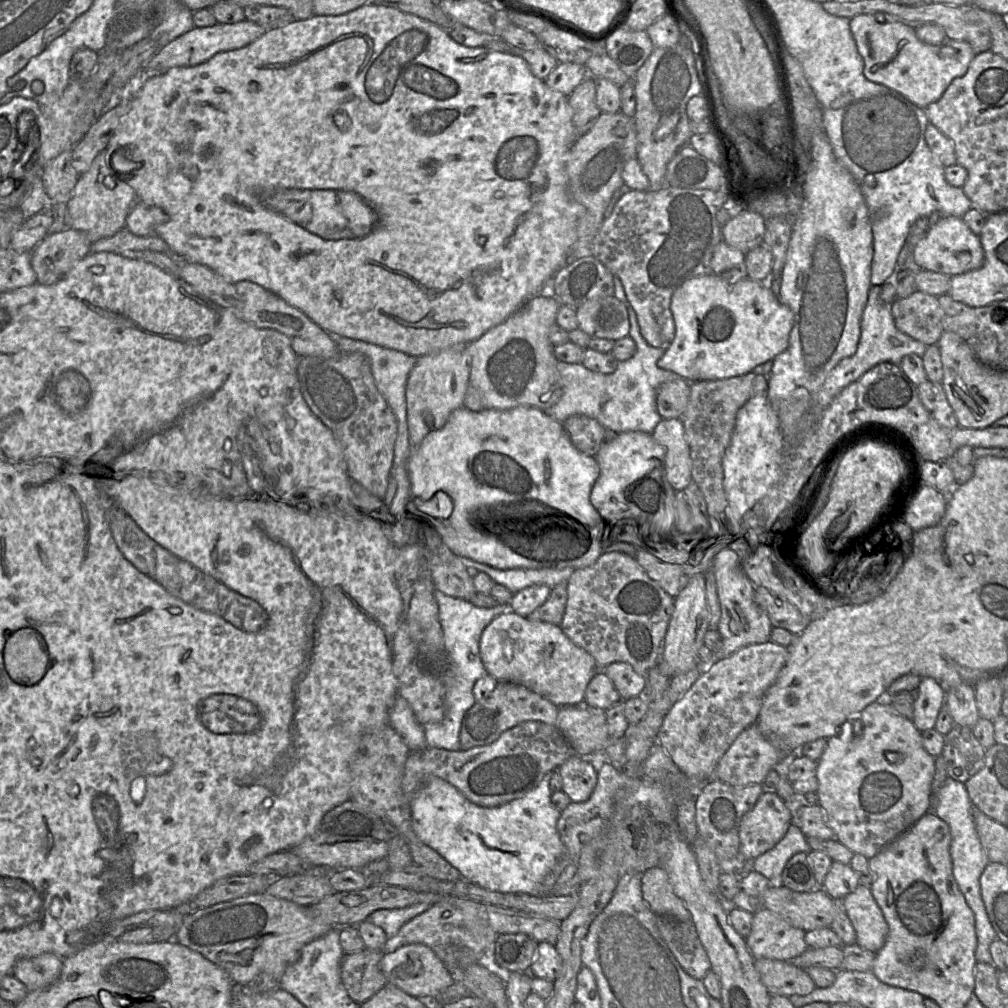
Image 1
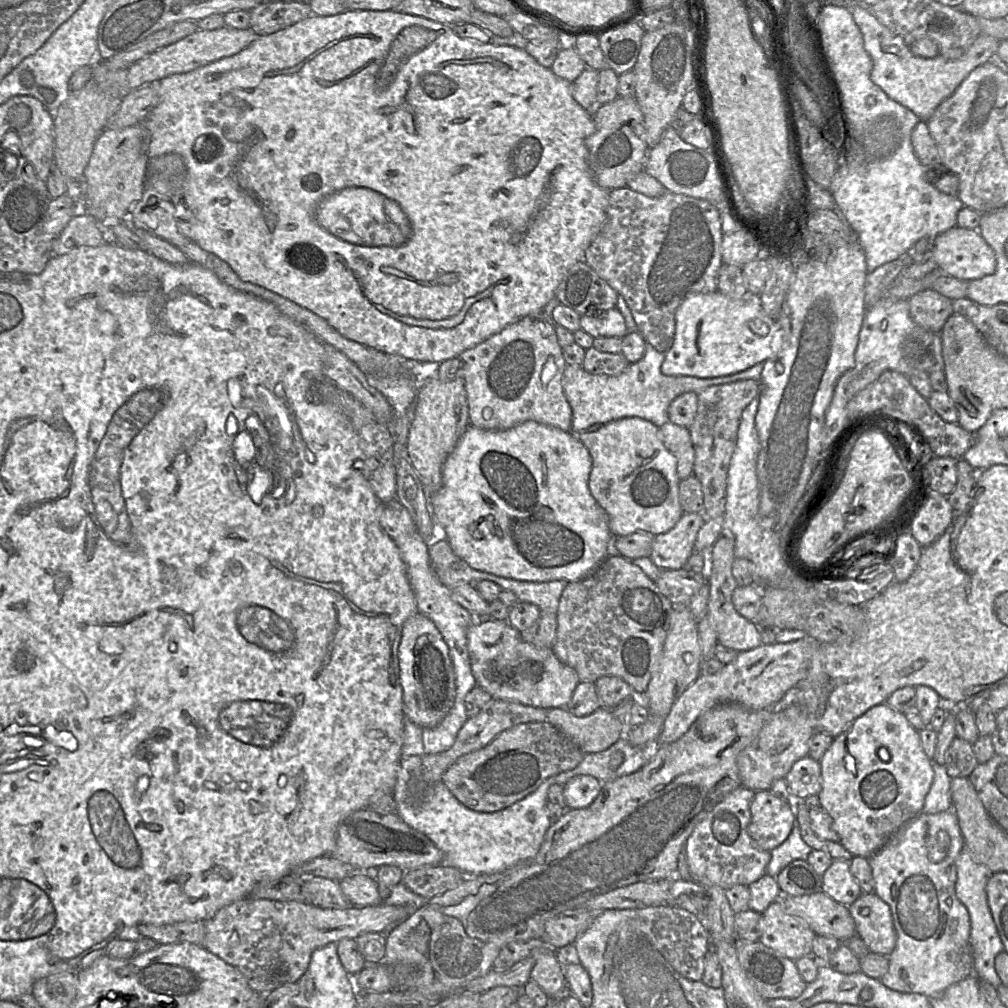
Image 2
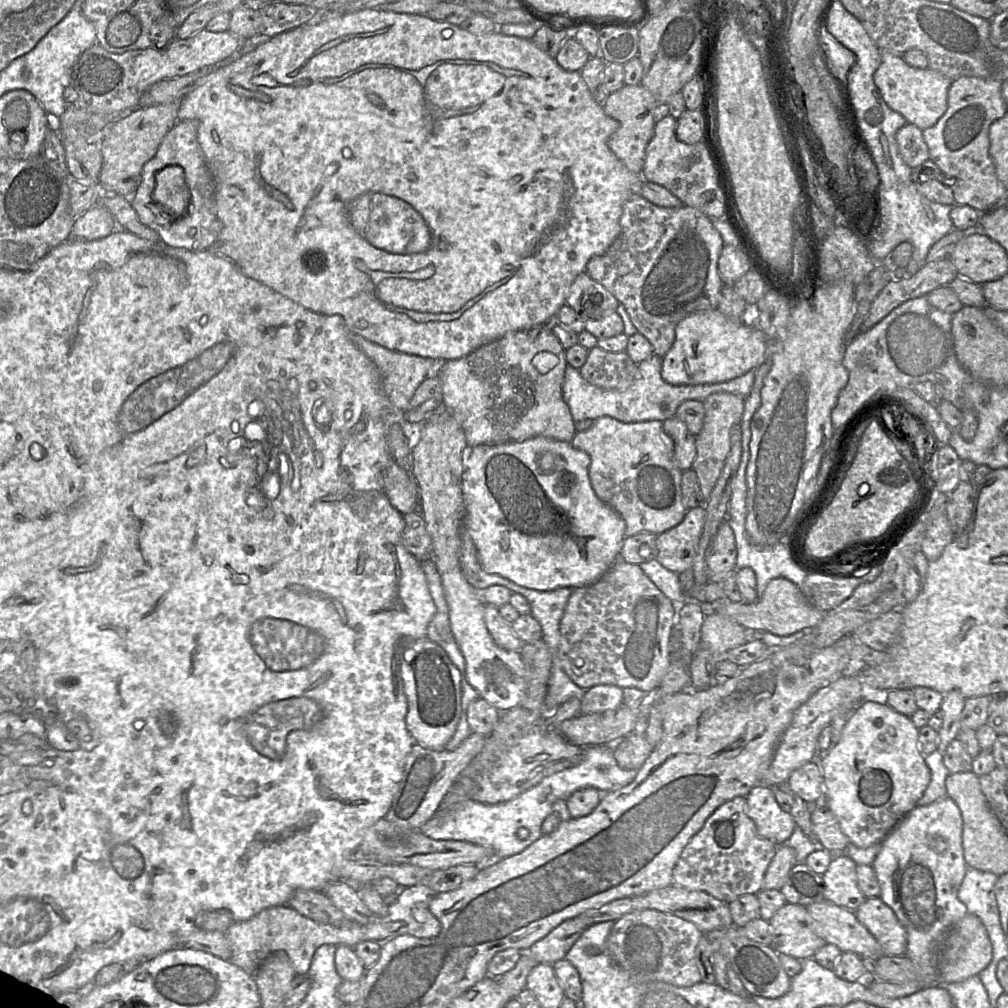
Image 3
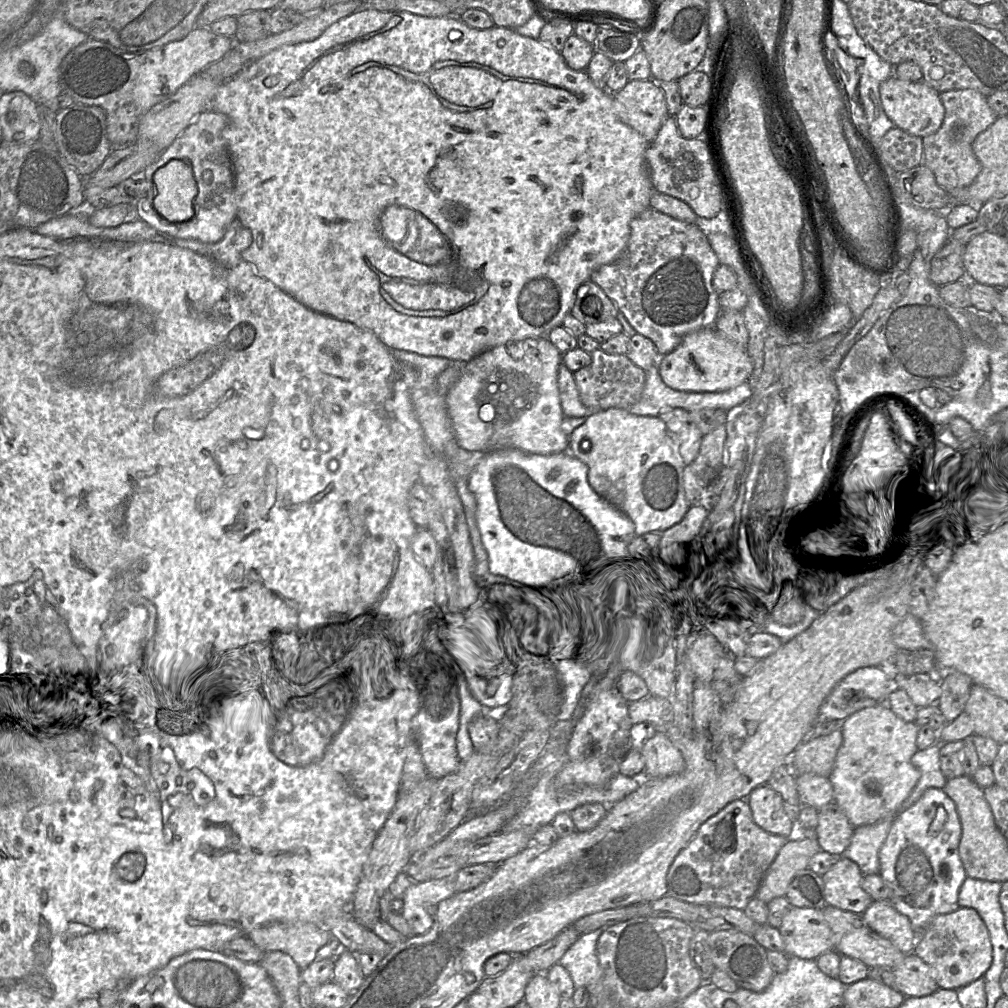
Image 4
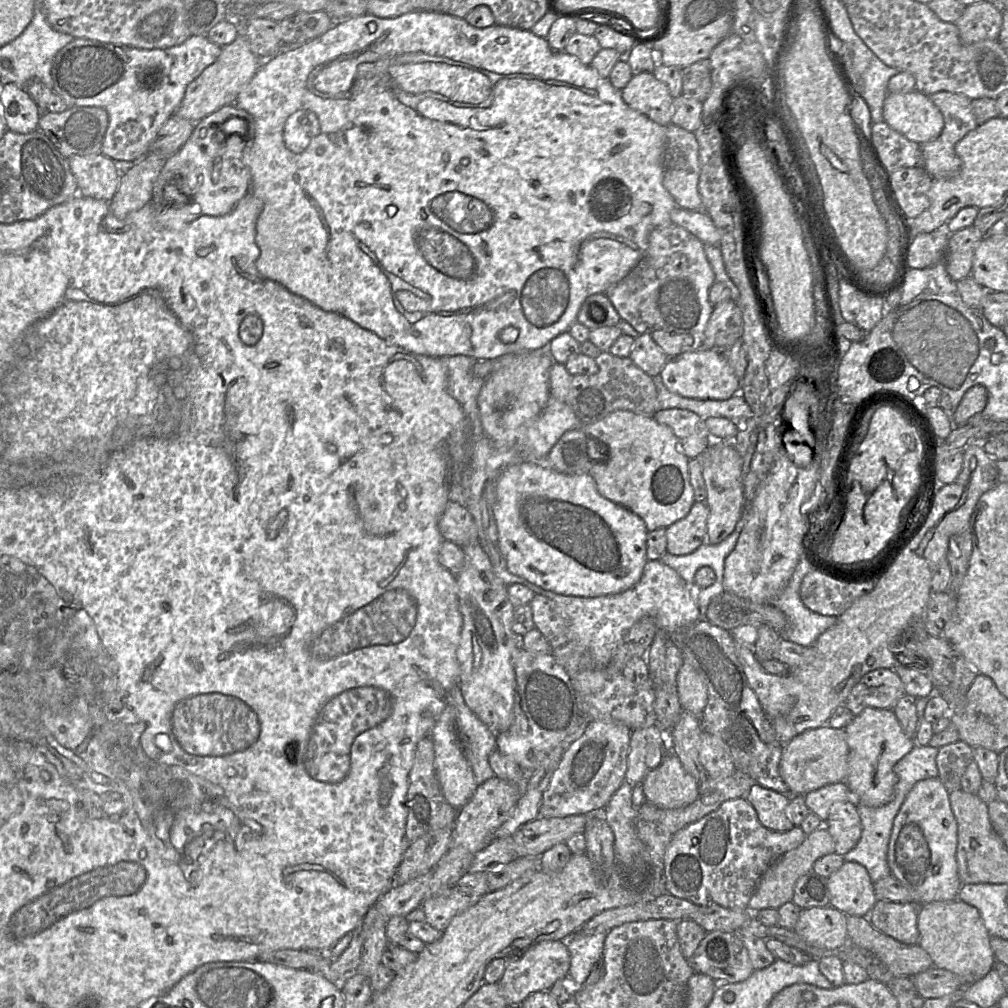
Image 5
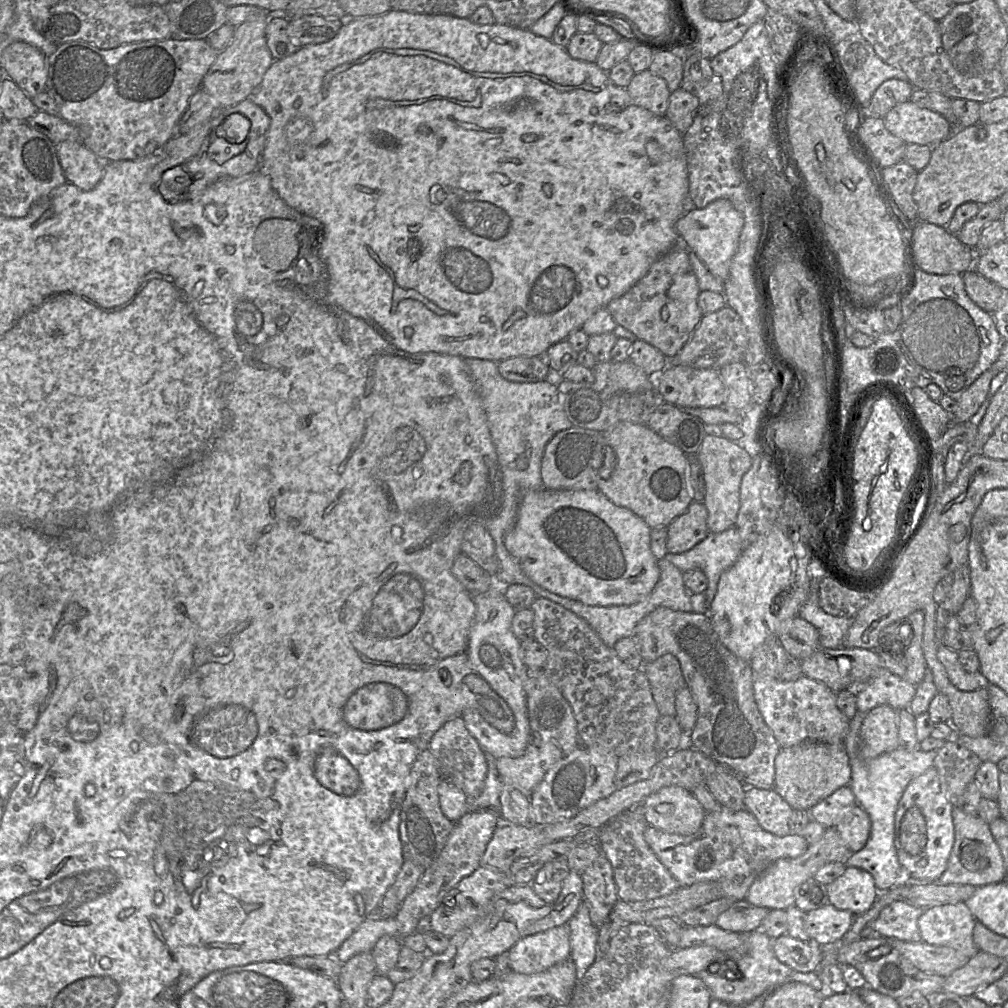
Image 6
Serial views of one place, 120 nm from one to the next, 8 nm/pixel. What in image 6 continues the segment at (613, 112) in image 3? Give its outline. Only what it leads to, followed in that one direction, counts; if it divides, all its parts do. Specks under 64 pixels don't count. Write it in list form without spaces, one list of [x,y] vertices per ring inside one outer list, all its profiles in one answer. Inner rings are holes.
[[[644,70],[634,74],[626,90],[635,105],[665,116],[671,92],[663,78]]]

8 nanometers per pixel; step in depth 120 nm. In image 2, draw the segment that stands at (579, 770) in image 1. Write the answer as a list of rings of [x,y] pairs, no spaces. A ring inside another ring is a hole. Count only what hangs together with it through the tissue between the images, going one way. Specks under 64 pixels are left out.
[[[578,775],[563,785],[567,809],[588,807],[601,791],[602,783],[590,775]]]

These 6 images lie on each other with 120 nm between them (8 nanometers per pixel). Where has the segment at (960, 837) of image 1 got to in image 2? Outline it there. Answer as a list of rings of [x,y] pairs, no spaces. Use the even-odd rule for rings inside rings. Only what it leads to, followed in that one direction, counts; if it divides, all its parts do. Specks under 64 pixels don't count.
[[[933,762],[934,779],[925,797],[921,813],[934,814],[952,809],[951,777],[947,774],[945,765]],[[965,848],[956,860],[956,867],[956,896],[965,905],[970,917],[970,945],[973,949],[974,975],[997,988],[1002,982],[995,970],[995,957],[1004,951],[1004,946],[987,900],[986,885],[993,872],[987,866],[975,862]]]

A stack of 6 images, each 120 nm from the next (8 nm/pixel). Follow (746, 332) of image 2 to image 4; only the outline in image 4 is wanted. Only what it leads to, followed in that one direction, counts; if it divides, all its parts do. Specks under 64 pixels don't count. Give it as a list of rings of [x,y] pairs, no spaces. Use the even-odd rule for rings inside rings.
[[[715,327],[691,332],[680,344],[658,360],[658,370],[663,382],[687,392],[721,392],[734,388],[750,379],[753,362],[746,346],[738,345],[718,334]]]

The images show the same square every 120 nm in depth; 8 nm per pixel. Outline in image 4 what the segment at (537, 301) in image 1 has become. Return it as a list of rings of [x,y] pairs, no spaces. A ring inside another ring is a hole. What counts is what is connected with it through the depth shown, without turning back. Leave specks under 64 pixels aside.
[[[537,337],[488,349],[468,361],[460,378],[446,394],[447,413],[458,444],[468,451],[480,453],[519,450],[552,455],[568,452],[569,437],[561,430],[564,415],[557,382],[562,356],[548,337]]]

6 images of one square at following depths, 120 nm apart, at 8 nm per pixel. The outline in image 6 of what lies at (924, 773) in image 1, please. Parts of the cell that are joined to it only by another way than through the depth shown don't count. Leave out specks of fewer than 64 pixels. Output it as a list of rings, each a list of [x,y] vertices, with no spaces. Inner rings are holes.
[[[888,705],[871,709],[863,720],[860,738],[865,758],[899,748],[898,711]]]

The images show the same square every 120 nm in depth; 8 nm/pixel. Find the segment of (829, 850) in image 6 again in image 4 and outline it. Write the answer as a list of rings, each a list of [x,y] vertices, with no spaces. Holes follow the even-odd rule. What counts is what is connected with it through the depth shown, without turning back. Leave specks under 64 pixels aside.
[[[802,838],[798,841],[789,840],[780,849],[775,860],[765,873],[755,897],[767,904],[774,898],[785,896],[794,876],[799,871],[808,868],[810,859],[821,850],[816,838]]]

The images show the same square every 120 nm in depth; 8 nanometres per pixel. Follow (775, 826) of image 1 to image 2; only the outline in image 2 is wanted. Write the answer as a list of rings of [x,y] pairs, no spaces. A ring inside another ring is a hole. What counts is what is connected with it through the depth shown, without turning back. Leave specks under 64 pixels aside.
[[[770,790],[755,792],[750,814],[748,833],[753,844],[764,851],[782,844],[795,825],[794,802],[783,801]]]

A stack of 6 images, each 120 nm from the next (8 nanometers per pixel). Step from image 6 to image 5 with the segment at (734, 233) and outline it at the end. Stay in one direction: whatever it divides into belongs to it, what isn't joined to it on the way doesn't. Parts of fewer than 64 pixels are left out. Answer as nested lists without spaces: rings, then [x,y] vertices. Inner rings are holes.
[[[676,206],[670,213],[672,223],[681,226],[699,238],[705,245],[719,245],[721,231],[704,210],[689,210]]]

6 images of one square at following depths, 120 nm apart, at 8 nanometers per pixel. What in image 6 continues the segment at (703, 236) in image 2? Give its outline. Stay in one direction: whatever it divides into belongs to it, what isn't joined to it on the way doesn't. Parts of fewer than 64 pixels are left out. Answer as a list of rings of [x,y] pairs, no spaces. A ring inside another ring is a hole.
[[[678,234],[678,242],[625,294],[612,299],[605,307],[617,324],[657,348],[669,360],[690,339],[703,317],[698,305],[701,290],[690,262],[690,251],[681,244]]]

